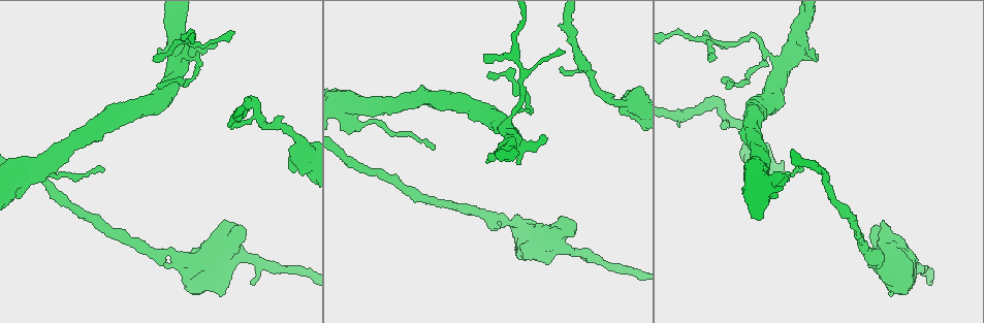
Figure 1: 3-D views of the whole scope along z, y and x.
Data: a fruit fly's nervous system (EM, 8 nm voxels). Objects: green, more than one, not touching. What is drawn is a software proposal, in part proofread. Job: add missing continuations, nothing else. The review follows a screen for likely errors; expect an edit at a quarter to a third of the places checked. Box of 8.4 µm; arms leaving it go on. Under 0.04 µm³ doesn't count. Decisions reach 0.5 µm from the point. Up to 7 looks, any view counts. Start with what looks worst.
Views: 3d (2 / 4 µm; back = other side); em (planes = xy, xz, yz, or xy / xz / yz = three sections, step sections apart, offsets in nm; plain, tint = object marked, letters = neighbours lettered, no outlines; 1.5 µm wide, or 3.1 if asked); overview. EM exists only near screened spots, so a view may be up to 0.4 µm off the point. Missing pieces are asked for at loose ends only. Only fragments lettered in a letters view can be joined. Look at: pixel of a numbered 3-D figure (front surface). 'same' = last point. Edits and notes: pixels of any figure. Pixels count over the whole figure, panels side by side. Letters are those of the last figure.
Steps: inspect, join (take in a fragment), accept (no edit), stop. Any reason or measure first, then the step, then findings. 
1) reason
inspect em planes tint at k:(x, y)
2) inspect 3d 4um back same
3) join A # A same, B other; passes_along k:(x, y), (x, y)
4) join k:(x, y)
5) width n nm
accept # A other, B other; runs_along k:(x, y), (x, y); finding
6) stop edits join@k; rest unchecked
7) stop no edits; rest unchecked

inspect 3d 2um at 1:(874, 226)

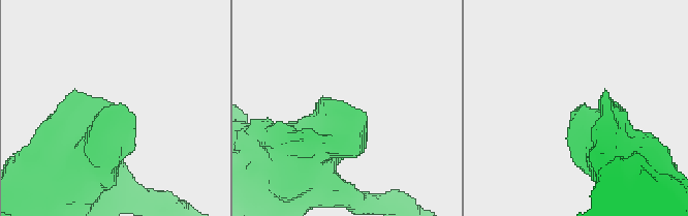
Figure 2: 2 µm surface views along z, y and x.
inspect em planes tint at 2:(361, 111)

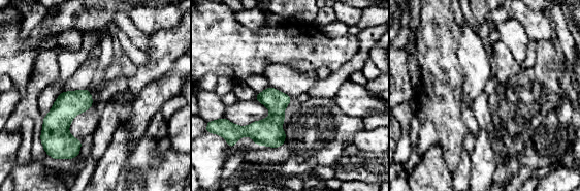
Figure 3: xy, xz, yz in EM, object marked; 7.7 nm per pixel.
what lies round it
inspect em planes letters same

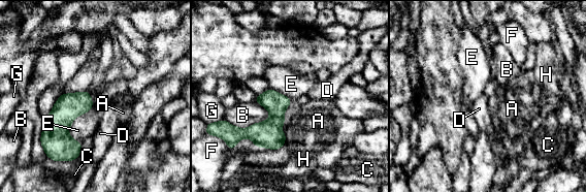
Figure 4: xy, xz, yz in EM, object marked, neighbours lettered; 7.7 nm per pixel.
accept # A other, B other, C other, D other, E other, F other, G other, H other; border 4:(89, 92), (68, 130), (82, 145); no lettered fragment goes on from it

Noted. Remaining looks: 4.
branch stops here
inspect em planes plain at 1:(487, 163)

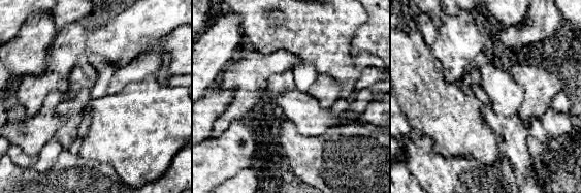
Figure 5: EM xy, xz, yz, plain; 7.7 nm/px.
what lies round it
inspect em planes letters same

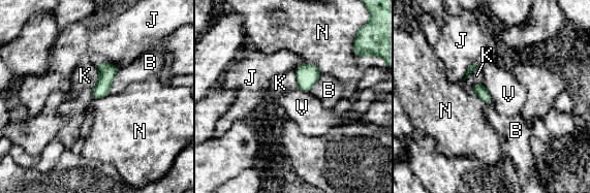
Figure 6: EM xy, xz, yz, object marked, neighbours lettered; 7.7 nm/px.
longest_contact K 260 nm
accept # B other, J other, K other, N other, V other; border 6:(483, 84), (492, 99); none of them fits

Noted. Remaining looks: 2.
stop no edits; rest unchecked

